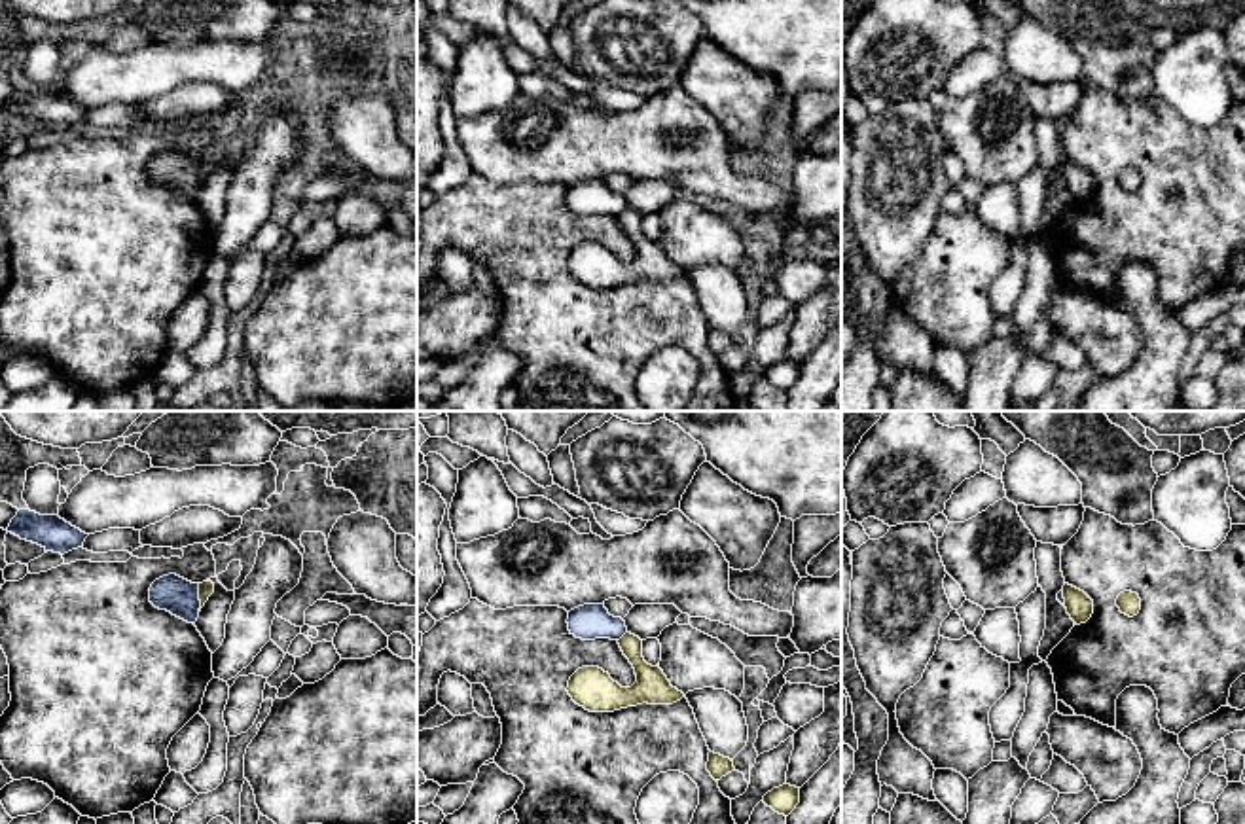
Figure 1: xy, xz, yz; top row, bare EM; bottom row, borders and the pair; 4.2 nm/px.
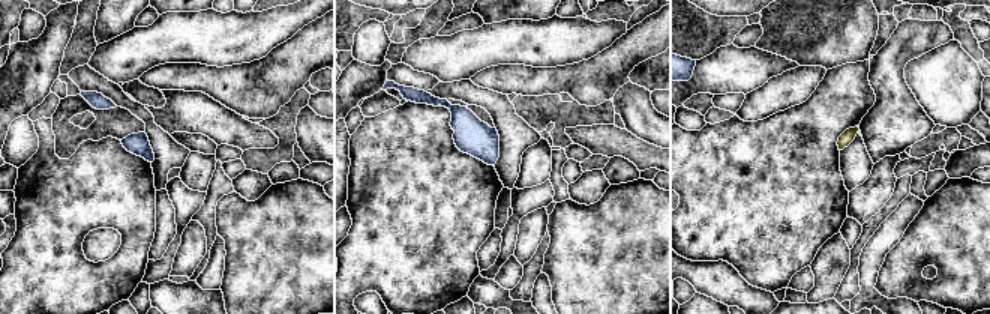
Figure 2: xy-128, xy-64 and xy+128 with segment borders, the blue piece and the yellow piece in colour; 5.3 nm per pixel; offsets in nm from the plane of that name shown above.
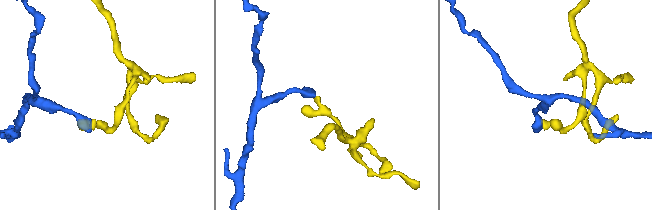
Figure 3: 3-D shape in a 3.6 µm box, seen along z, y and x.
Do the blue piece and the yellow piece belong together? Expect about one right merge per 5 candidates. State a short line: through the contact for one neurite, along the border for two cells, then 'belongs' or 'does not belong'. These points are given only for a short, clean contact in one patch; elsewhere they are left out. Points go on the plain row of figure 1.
line xy (198, 160), (199, 186); does not belong

